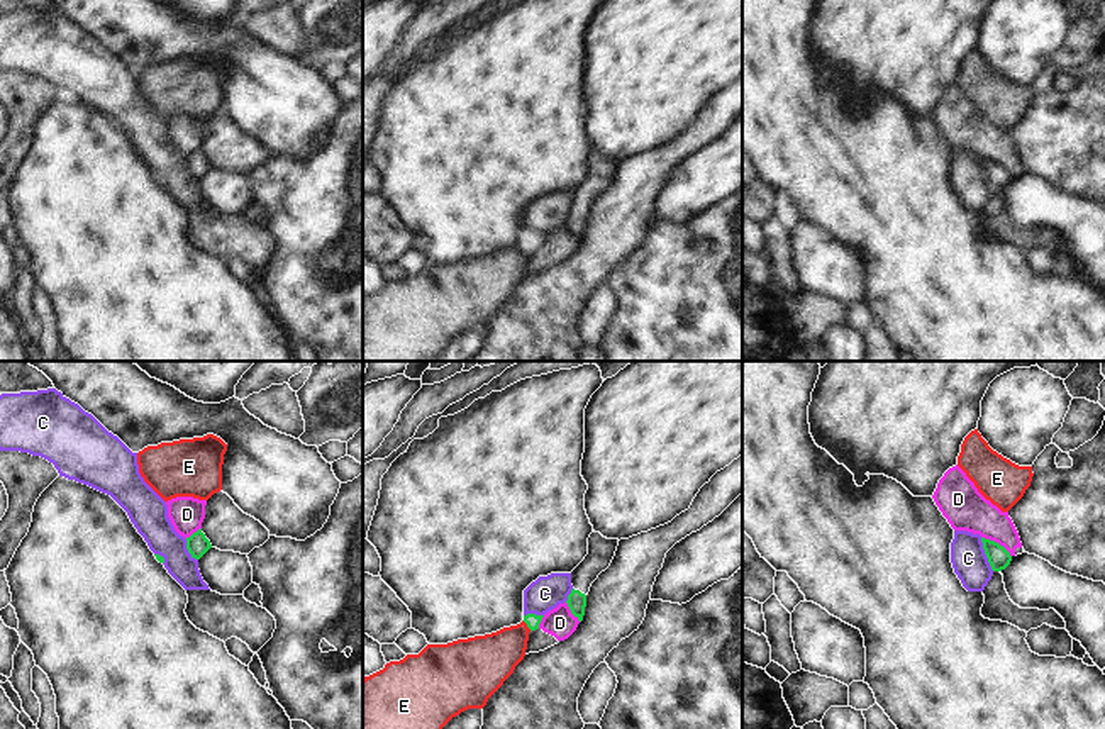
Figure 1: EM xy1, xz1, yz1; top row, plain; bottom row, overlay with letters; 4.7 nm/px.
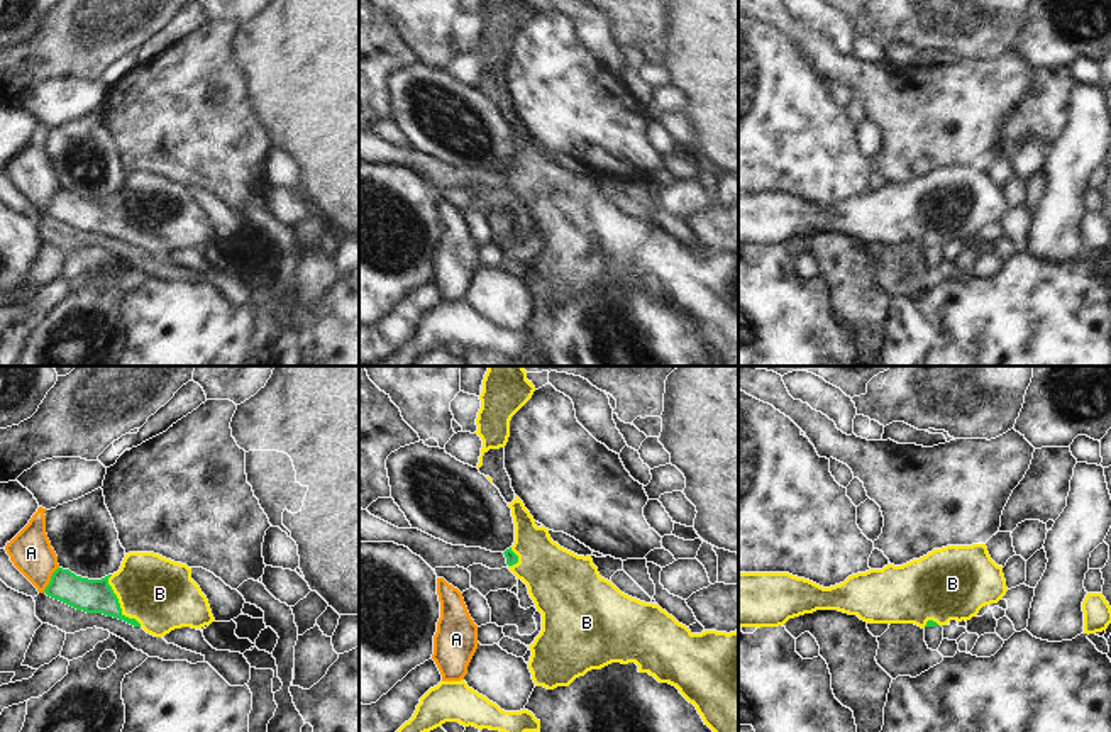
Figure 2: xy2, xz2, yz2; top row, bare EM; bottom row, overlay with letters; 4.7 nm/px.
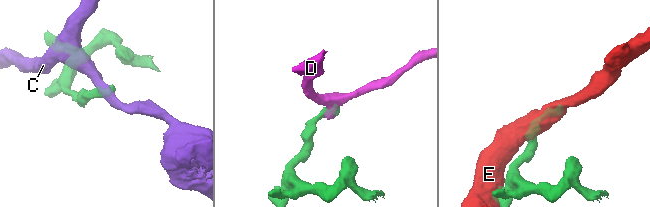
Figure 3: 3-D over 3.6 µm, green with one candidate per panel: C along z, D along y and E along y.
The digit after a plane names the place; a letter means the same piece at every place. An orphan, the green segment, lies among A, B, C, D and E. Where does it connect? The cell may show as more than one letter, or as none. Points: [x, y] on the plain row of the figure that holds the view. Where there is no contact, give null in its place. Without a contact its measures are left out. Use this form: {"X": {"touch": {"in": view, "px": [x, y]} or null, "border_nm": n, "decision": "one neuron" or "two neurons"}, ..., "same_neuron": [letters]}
{"A": {"touch": {"in": "xy2", "px": [51, 200]}, "border_nm": 150, "decision": "two neurons"}, "B": {"touch": {"in": "xy2", "px": [119, 224]}, "border_nm": 280, "decision": "one neuron"}, "C": {"touch": {"in": "yz1", "px": [985, 173]}, "border_nm": 170, "decision": "two neurons"}, "D": {"touch": {"in": "yz1", "px": [997, 163]}, "border_nm": 170, "decision": "two neurons"}, "E": {"touch": {"in": "xz1", "px": [527, 246]}, "border_nm": 60, "decision": "two neurons"}, "same_neuron": ["B"]}

